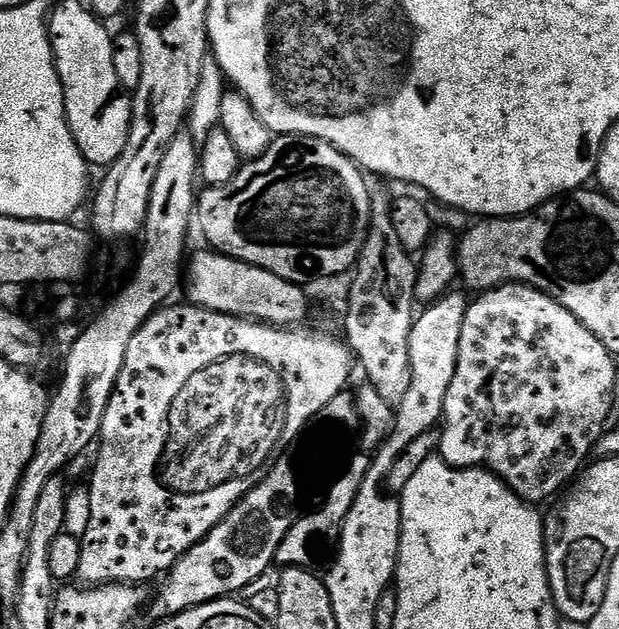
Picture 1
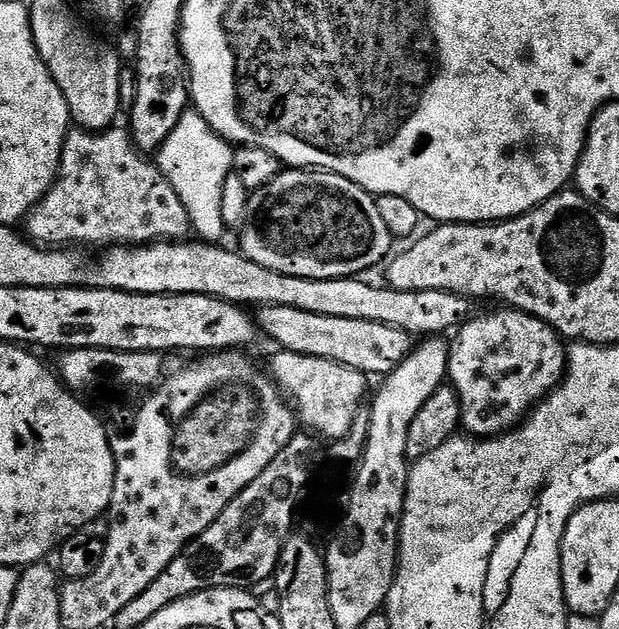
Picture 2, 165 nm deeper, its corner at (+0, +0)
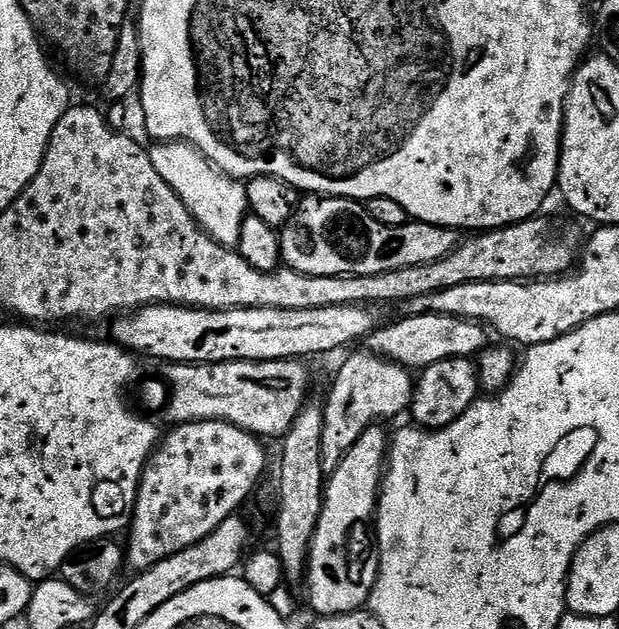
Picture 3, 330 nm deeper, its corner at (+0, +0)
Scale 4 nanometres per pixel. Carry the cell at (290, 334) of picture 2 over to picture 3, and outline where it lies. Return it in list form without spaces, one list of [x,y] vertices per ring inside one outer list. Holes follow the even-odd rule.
[[[418,314],[405,315],[404,320],[396,320],[393,324],[377,326],[366,341],[367,351],[383,360],[392,360],[409,370],[423,370],[426,366],[434,366],[434,362],[443,362],[445,358],[479,357],[489,347],[490,332],[477,320],[454,318],[450,314]]]

